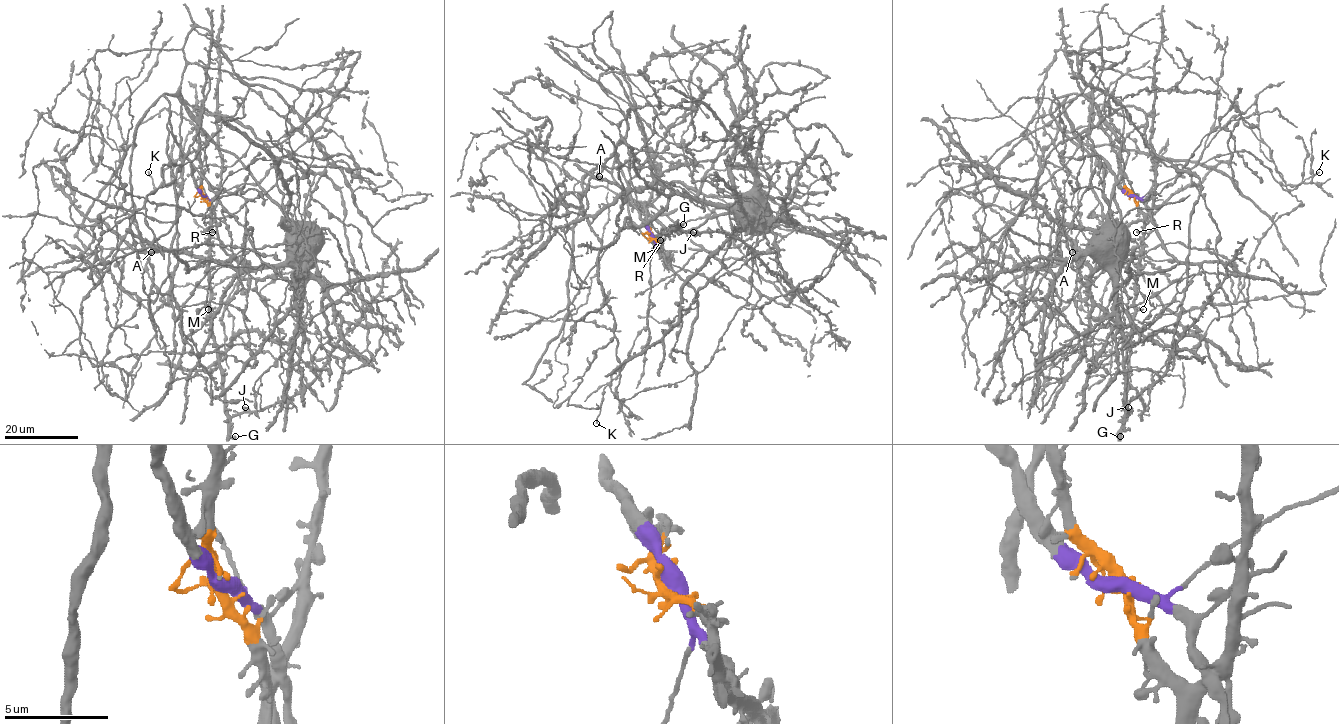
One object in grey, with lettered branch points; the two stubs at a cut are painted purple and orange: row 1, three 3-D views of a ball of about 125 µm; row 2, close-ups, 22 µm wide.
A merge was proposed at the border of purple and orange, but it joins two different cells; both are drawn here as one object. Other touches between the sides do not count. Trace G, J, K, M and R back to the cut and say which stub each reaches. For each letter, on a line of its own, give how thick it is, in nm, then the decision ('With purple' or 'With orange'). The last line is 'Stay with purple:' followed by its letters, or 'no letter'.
G: Thickness 480 nm. With orange
J: Thickness 380 nm. With orange
K: Thickness 240 nm. With purple
M: Thickness 280 nm. With orange
R: Thickness 420 nm. With orange
Stay with purple: K

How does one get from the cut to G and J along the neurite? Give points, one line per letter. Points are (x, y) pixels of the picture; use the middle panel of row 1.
G: (651, 236), (660, 247), (656, 244), (663, 234), (677, 225), (684, 225)
J: (651, 236), (660, 247), (656, 244), (658, 238), (672, 229), (693, 232)

